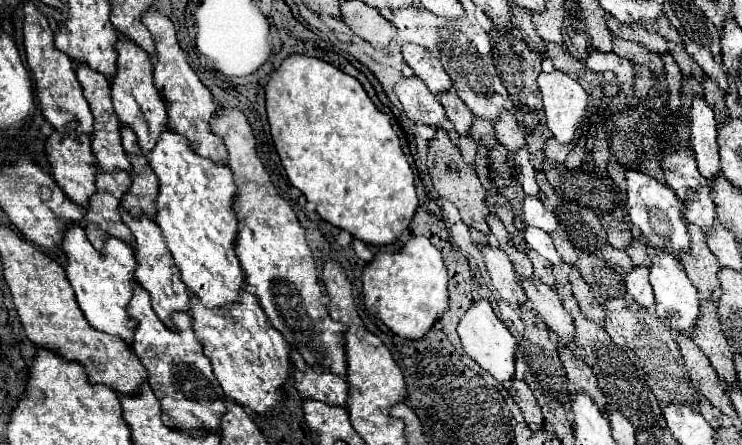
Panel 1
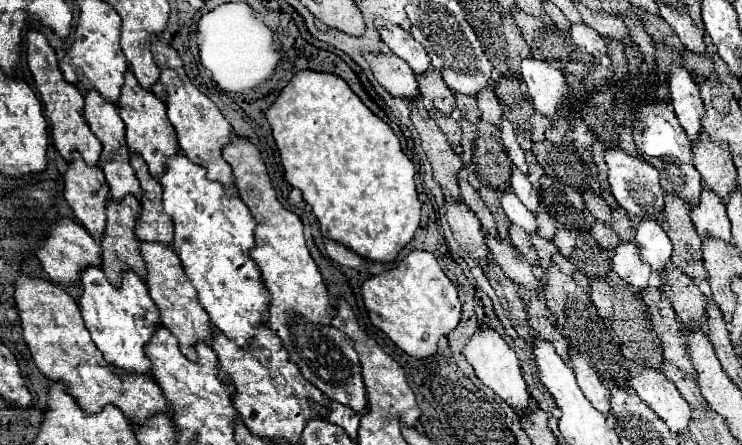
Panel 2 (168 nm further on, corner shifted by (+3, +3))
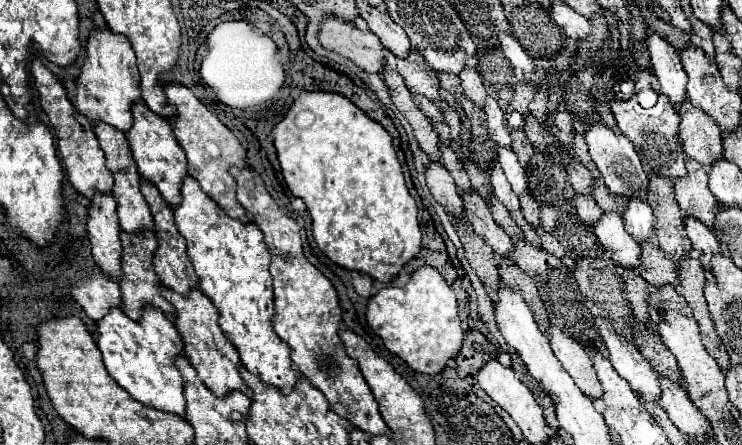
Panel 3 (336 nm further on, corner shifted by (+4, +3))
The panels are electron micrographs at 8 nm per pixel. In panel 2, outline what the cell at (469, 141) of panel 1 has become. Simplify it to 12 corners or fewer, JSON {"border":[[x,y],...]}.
{"border":[[429,107],[429,117],[453,147],[461,145],[461,127],[451,115]]}

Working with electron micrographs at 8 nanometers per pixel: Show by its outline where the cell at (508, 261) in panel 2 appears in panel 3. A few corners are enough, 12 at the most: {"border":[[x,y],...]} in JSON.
{"border":[[462,193],[466,217],[498,257],[512,239],[496,225],[478,193]]}

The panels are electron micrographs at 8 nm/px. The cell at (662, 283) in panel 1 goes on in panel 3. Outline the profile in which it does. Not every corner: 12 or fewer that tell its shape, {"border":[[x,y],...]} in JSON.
{"border":[[630,199],[626,231],[638,243],[656,237],[654,211]]}

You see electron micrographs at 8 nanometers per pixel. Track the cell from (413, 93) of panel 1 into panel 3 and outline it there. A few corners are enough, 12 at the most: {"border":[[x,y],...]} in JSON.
{"border":[[326,19],[320,43],[366,73],[384,73],[388,49],[370,31]]}

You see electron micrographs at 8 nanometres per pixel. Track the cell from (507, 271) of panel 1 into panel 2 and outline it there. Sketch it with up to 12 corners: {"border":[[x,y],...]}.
{"border":[[445,201],[461,249],[483,267],[489,261],[481,223],[463,201]]}

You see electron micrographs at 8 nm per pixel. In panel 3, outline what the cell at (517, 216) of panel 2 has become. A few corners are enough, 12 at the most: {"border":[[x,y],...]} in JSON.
{"border":[[492,167],[490,181],[508,211],[520,211],[518,195],[512,191],[500,167]]}

